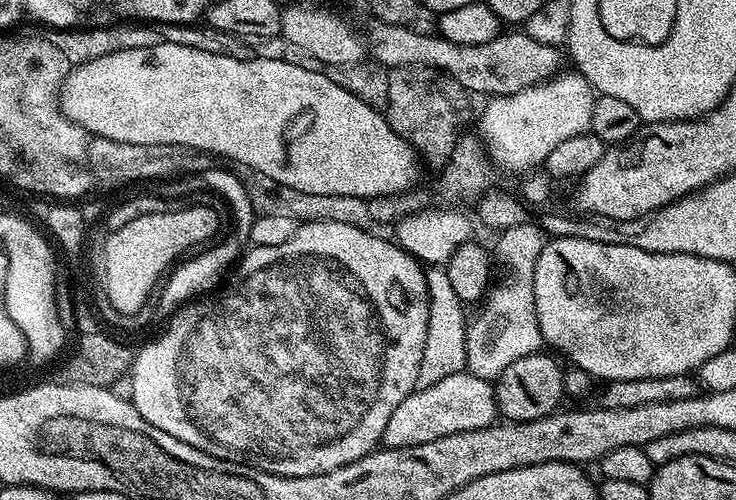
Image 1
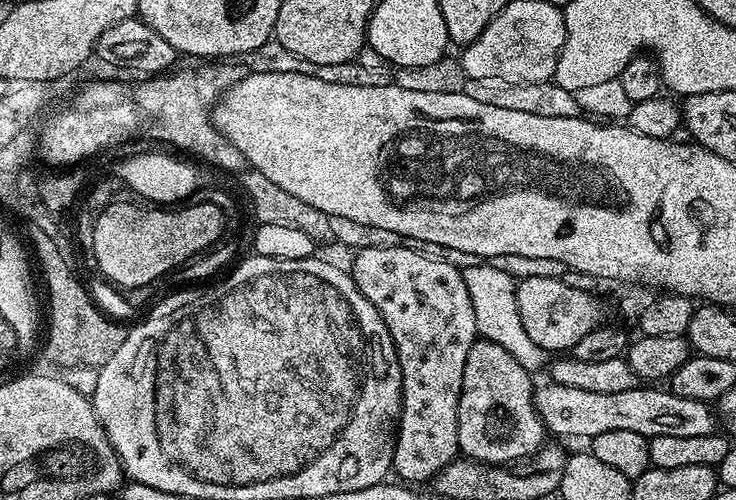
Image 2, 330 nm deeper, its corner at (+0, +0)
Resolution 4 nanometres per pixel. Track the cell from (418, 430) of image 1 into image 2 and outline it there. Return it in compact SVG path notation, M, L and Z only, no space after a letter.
M545 382L535 389L534 403L545 429L556 436L591 438L606 434L606 430L630 430L649 438L662 434L691 438L717 431L718 420L709 405L694 402L694 398L678 398L678 394L660 388L663 387L637 386L619 394L598 394L594 390Z

